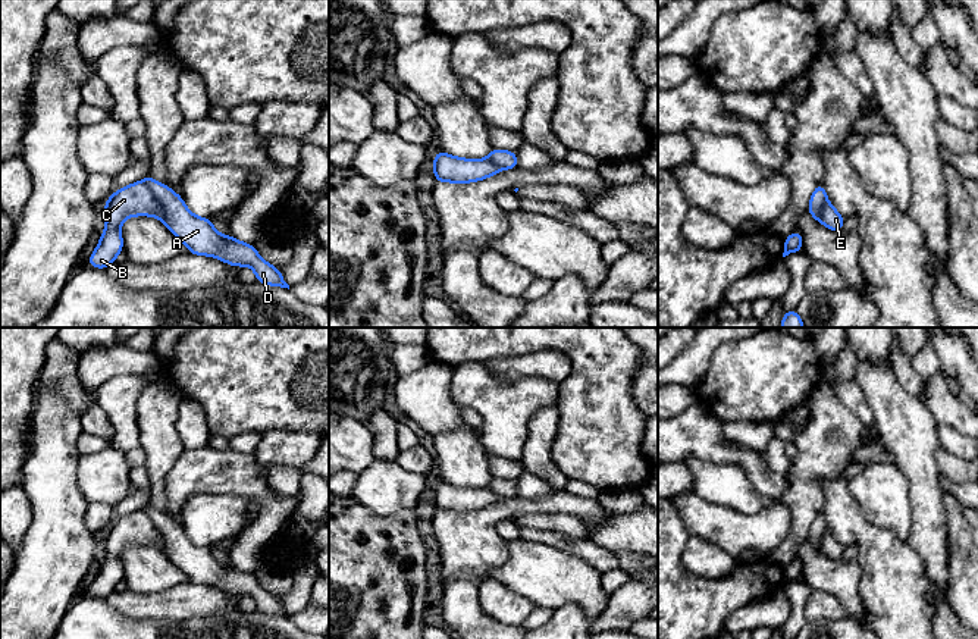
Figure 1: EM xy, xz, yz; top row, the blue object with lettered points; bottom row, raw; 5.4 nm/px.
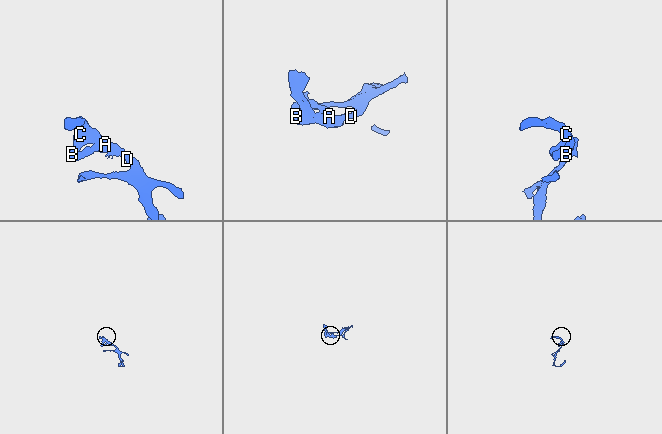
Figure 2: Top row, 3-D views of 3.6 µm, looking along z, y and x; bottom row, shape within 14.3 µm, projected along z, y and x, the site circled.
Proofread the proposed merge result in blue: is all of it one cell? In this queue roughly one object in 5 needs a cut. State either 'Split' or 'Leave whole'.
Split

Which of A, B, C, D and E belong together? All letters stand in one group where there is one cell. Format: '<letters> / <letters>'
A D / B C E

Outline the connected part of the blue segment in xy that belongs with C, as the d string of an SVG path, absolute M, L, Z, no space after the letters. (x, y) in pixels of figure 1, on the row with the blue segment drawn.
M134 182L113 192L104 204L106 228L95 251L88 257L88 264L106 269L116 261L123 250L120 225L131 216L154 216L166 222L163 207L142 182Z

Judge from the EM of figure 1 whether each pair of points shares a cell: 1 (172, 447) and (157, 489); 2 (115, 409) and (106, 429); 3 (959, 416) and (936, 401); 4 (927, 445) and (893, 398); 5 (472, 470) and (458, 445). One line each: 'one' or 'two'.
1: one
2: two
3: one
4: one
5: one

